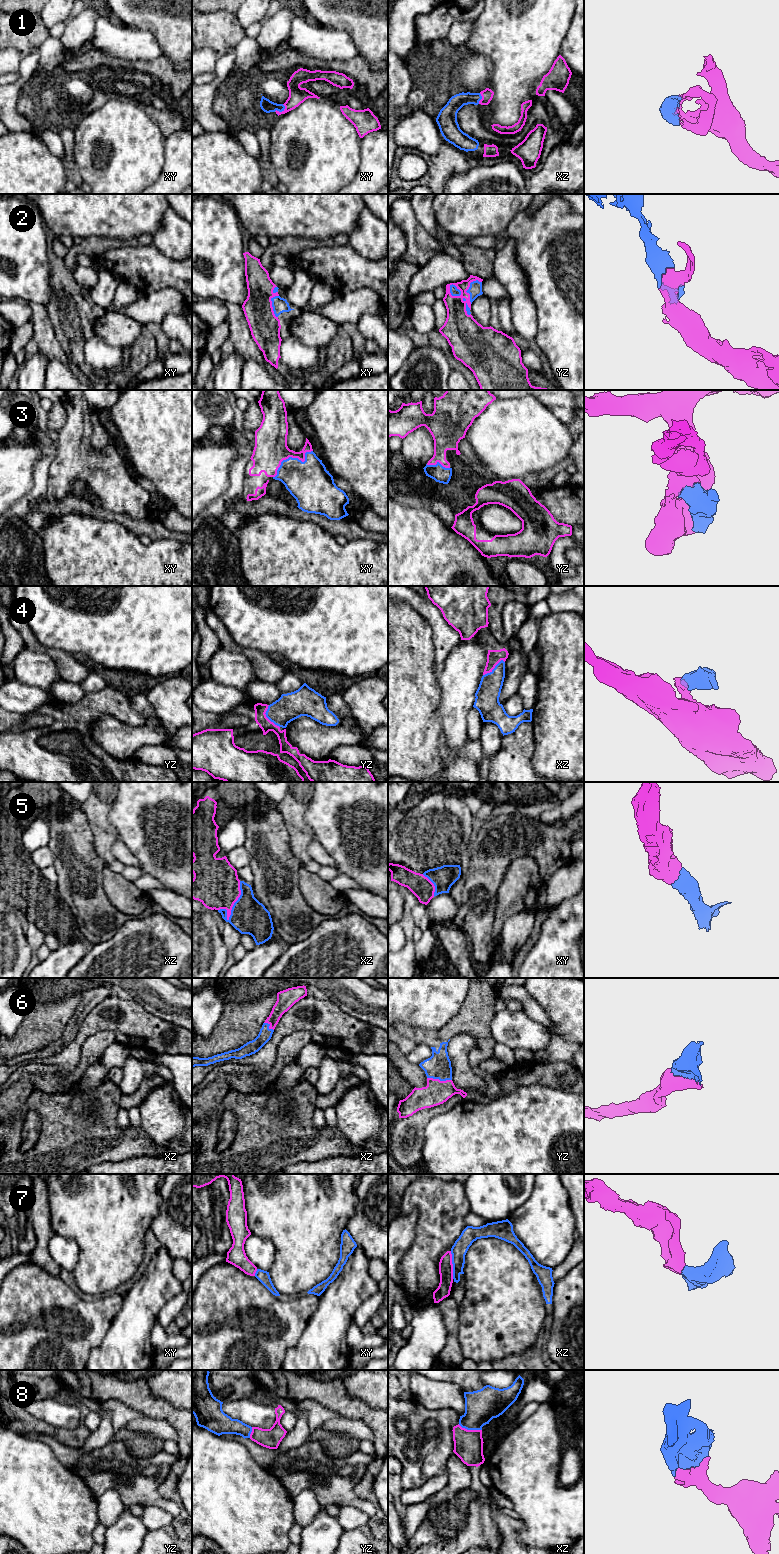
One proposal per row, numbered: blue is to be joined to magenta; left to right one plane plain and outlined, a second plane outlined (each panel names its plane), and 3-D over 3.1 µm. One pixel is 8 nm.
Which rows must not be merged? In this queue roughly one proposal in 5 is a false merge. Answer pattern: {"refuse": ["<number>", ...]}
{"refuse": ["7"]}

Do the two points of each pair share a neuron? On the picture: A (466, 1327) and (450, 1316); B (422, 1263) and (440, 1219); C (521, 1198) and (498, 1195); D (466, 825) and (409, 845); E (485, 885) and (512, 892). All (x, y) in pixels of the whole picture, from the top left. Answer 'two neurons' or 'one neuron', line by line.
A: two neurons
B: one neuron
C: one neuron
D: one neuron
E: two neurons

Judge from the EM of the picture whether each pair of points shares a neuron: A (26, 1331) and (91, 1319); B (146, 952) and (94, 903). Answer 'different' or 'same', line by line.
A: same
B: different

